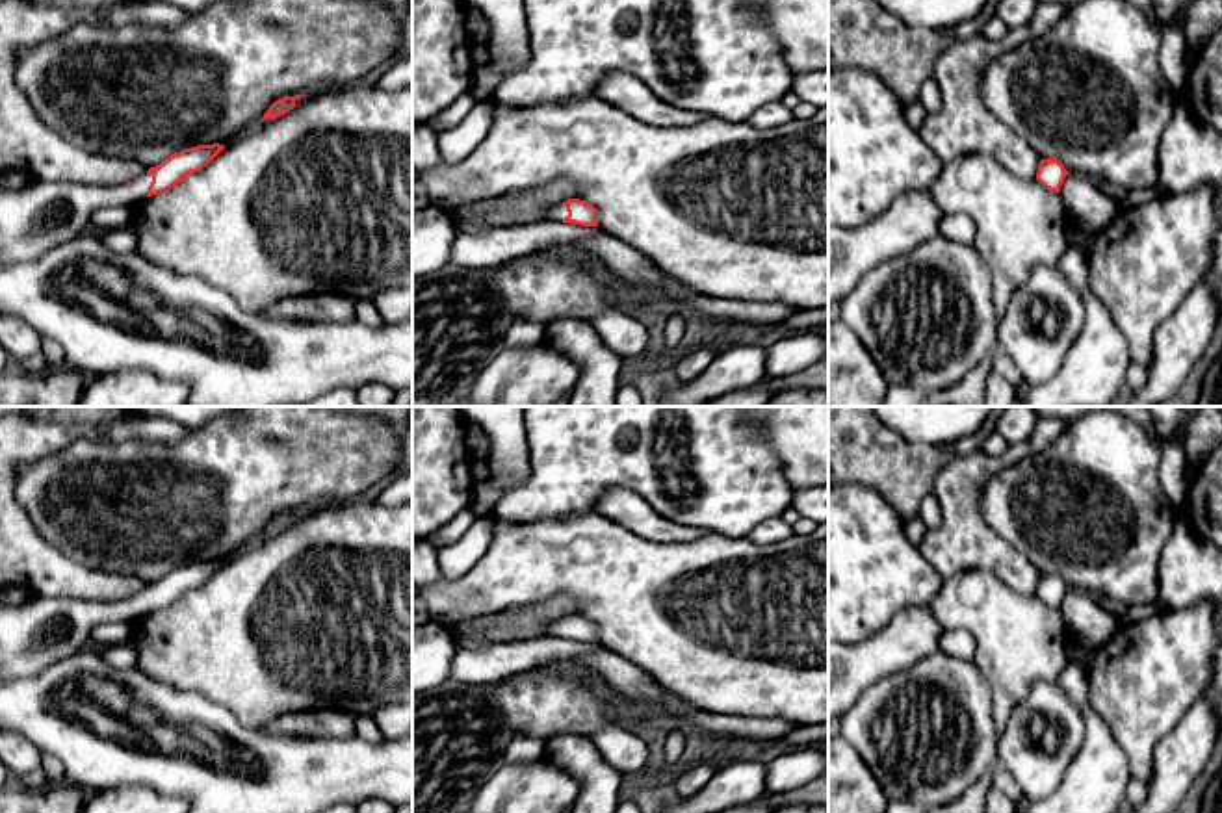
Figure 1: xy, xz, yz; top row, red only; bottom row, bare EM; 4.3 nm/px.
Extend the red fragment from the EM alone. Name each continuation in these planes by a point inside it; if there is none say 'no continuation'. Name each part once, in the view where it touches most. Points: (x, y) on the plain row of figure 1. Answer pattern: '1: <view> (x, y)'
1: xy (36, 633)

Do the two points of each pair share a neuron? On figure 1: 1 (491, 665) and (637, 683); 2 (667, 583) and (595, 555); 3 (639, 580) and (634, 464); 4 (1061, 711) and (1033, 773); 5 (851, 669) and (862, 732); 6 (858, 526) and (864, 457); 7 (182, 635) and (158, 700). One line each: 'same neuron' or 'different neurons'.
1: same neuron
2: same neuron
3: different neurons
4: same neuron
5: different neurons
6: different neurons
7: different neurons

